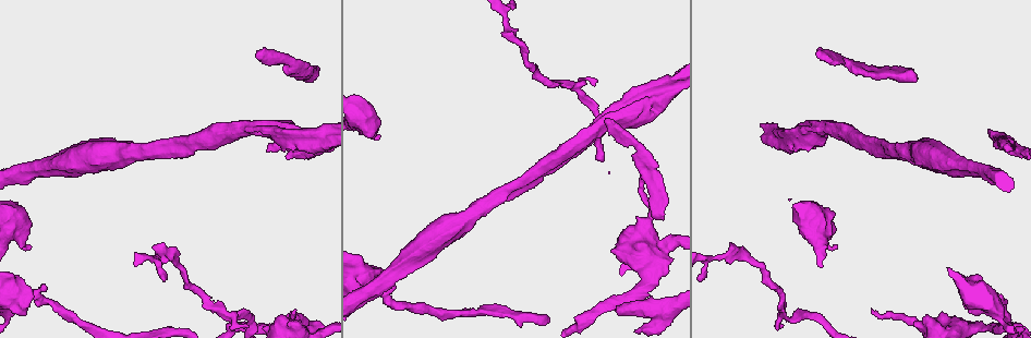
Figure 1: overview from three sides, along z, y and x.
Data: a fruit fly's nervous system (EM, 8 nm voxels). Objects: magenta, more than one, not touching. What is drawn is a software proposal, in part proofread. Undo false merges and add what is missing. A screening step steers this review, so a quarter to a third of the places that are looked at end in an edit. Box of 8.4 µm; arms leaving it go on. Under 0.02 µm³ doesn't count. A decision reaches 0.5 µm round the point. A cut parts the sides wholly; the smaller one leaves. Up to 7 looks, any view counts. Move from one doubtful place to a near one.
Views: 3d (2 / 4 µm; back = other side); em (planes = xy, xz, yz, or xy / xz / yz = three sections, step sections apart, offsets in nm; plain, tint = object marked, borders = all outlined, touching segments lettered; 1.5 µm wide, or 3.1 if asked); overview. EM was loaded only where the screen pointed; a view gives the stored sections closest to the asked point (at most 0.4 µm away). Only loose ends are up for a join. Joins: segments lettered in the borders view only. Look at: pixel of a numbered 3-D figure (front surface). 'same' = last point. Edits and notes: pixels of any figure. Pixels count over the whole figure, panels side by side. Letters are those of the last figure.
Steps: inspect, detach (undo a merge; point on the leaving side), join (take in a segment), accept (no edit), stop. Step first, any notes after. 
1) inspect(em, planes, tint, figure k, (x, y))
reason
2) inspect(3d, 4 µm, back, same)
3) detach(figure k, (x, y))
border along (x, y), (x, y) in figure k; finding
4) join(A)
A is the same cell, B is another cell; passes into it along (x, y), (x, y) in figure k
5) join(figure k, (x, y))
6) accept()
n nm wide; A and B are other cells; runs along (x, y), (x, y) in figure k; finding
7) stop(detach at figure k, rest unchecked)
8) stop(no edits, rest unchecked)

inspect(3d, 2 µm, back, figure 1, (617, 115))
thick turns thin

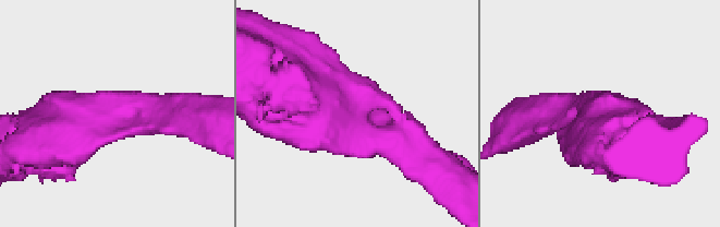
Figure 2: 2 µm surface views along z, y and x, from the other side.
inspect(em, planes, tint, figure 2, (597, 106))

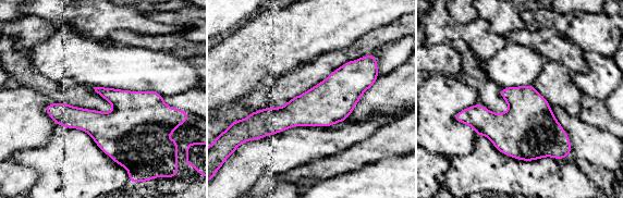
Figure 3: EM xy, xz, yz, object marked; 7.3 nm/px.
inspect(em, planes, borders, same)
what lies round it

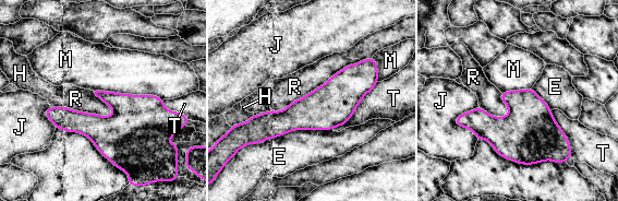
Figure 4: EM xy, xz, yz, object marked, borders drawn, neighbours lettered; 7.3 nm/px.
accept()
320 nm wide; R touches over 800 nm; E, H, J, M, R and T are other cells; continuous, no second cell

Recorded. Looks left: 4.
inspect(em, planes, borders, figure 1, (295, 309))
an open end

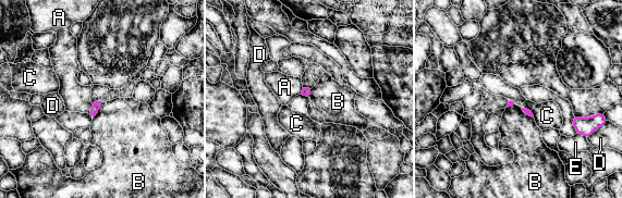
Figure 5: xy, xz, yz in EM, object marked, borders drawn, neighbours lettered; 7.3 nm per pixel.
accept()
B touches over 140 nm; A, B, C, D and E are other cells; border along (101, 102), (98, 113), (93, 119) in figure 5; no lettered segment goes on from it

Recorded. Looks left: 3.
inspect(3d, 2 µm, figure 1, (917, 78))
free end

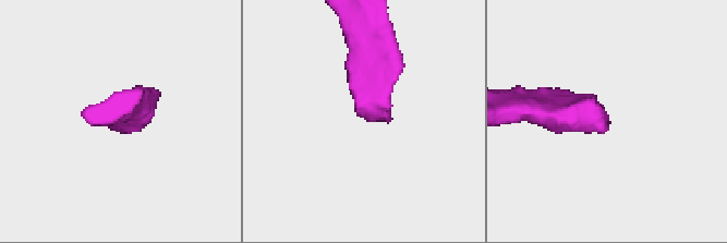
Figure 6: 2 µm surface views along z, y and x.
inspect(em, planes, borders, figure 6, (610, 122))

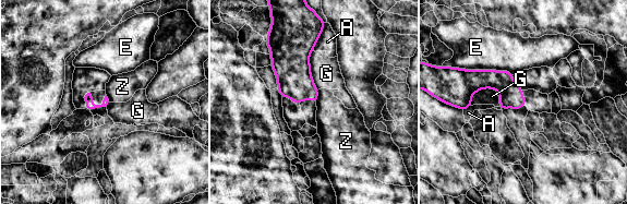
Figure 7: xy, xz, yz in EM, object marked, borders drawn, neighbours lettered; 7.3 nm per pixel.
accept()
E touches over 400 nm; A, E, G and Z are other cells; none of them fits

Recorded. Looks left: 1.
stop(no edits, rest unchecked)

